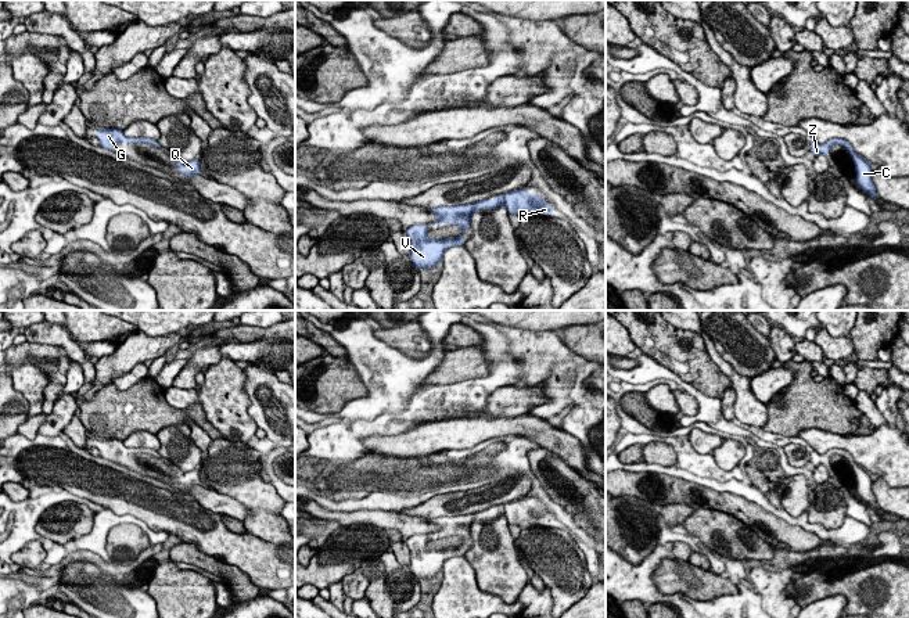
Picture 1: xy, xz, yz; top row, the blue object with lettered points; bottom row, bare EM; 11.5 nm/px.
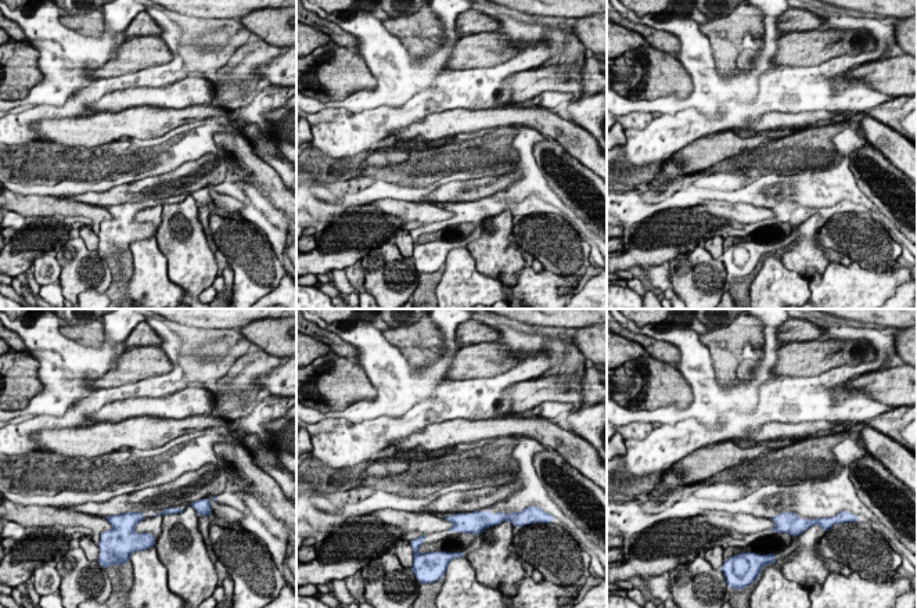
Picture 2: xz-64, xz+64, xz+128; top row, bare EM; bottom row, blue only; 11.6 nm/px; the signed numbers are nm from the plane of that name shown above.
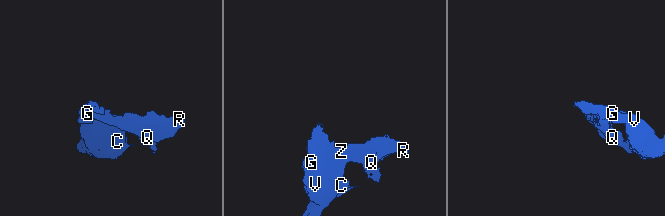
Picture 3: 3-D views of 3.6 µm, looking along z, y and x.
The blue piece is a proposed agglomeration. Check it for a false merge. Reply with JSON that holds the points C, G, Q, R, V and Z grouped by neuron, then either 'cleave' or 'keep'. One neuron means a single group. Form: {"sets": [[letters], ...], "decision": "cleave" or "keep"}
{"sets": [["C", "G", "Q", "R", "V", "Z"]], "decision": "keep"}

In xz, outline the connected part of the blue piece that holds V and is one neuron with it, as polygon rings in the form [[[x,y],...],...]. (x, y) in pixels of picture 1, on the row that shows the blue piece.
[[[514,190],[502,195],[495,195],[493,200],[482,200],[473,204],[461,204],[453,206],[438,206],[430,209],[430,213],[436,215],[439,219],[431,224],[450,223],[452,226],[461,226],[463,233],[450,240],[430,238],[428,224],[413,224],[405,233],[410,240],[410,261],[418,270],[421,267],[431,269],[442,262],[443,252],[456,245],[464,245],[464,233],[471,224],[471,215],[482,206],[484,211],[492,211],[504,205],[509,215],[553,215],[554,208],[546,202],[540,195],[531,194],[528,190]]]

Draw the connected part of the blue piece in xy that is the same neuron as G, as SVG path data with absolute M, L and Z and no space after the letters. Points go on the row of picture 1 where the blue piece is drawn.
M98 129L96 133L96 137L100 140L100 147L107 148L109 151L114 151L119 143L147 143L154 147L161 148L159 143L157 140L148 139L148 137L126 137L123 134L123 130L119 129Z

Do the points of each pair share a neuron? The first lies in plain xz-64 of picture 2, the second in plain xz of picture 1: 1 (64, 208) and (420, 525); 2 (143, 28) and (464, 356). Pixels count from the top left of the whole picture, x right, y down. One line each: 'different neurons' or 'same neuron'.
1: same neuron
2: different neurons

